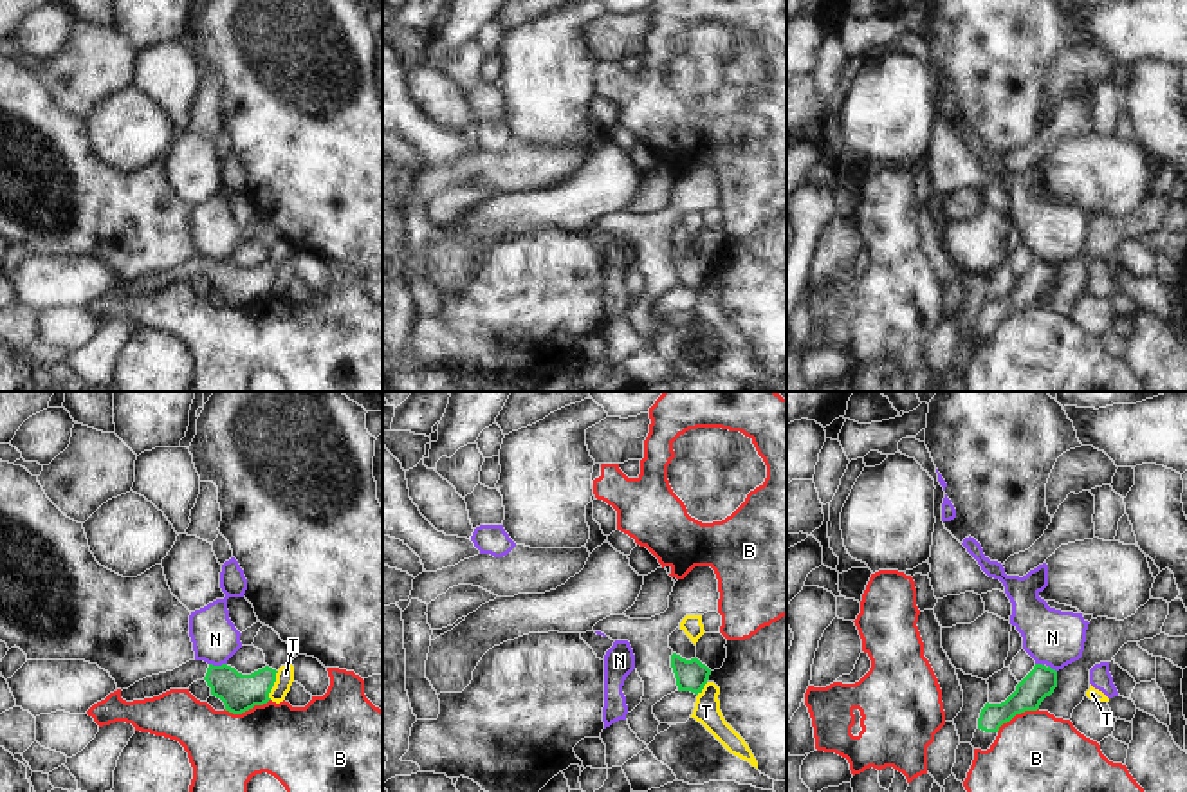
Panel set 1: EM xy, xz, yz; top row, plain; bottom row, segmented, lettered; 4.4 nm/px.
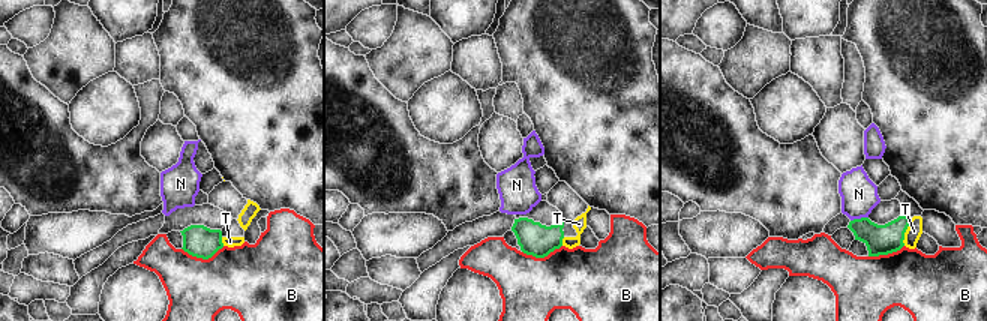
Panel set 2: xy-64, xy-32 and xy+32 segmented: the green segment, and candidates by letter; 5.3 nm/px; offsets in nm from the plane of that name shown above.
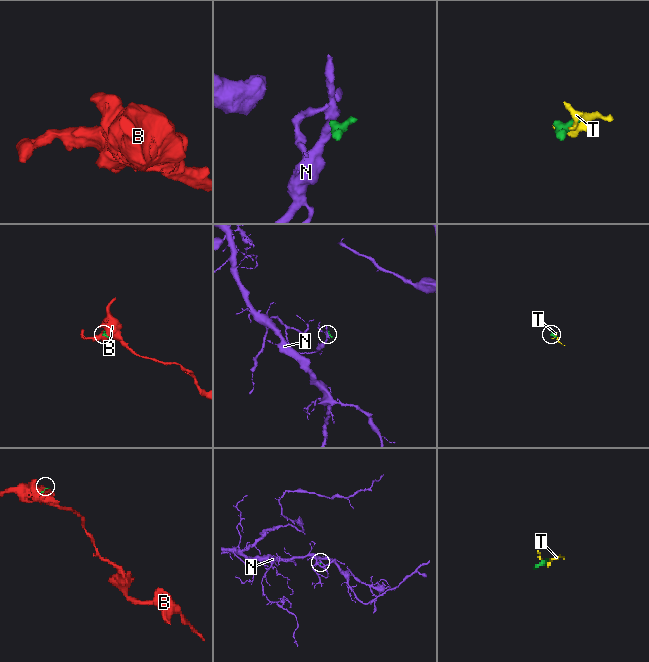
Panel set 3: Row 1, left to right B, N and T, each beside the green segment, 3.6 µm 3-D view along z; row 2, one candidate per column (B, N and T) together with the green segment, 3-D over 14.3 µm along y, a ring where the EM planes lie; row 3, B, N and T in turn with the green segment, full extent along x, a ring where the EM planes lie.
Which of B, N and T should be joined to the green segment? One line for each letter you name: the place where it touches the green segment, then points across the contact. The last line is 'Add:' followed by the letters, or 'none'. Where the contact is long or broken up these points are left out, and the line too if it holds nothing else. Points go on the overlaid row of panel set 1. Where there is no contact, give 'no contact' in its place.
Add: none

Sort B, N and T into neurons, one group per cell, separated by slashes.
B / N T

